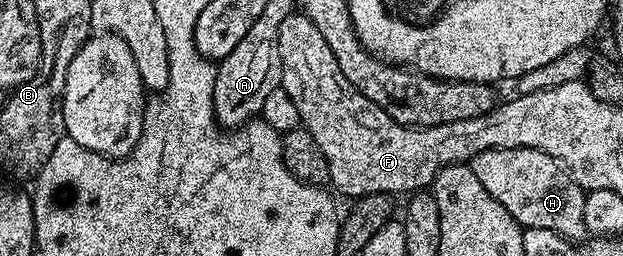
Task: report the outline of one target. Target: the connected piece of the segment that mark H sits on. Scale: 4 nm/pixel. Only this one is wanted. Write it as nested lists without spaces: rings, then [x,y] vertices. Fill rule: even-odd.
[[[490,149],[472,157],[471,170],[481,179],[481,187],[528,229],[548,229],[568,239],[584,236],[584,190],[571,174],[540,149]]]

